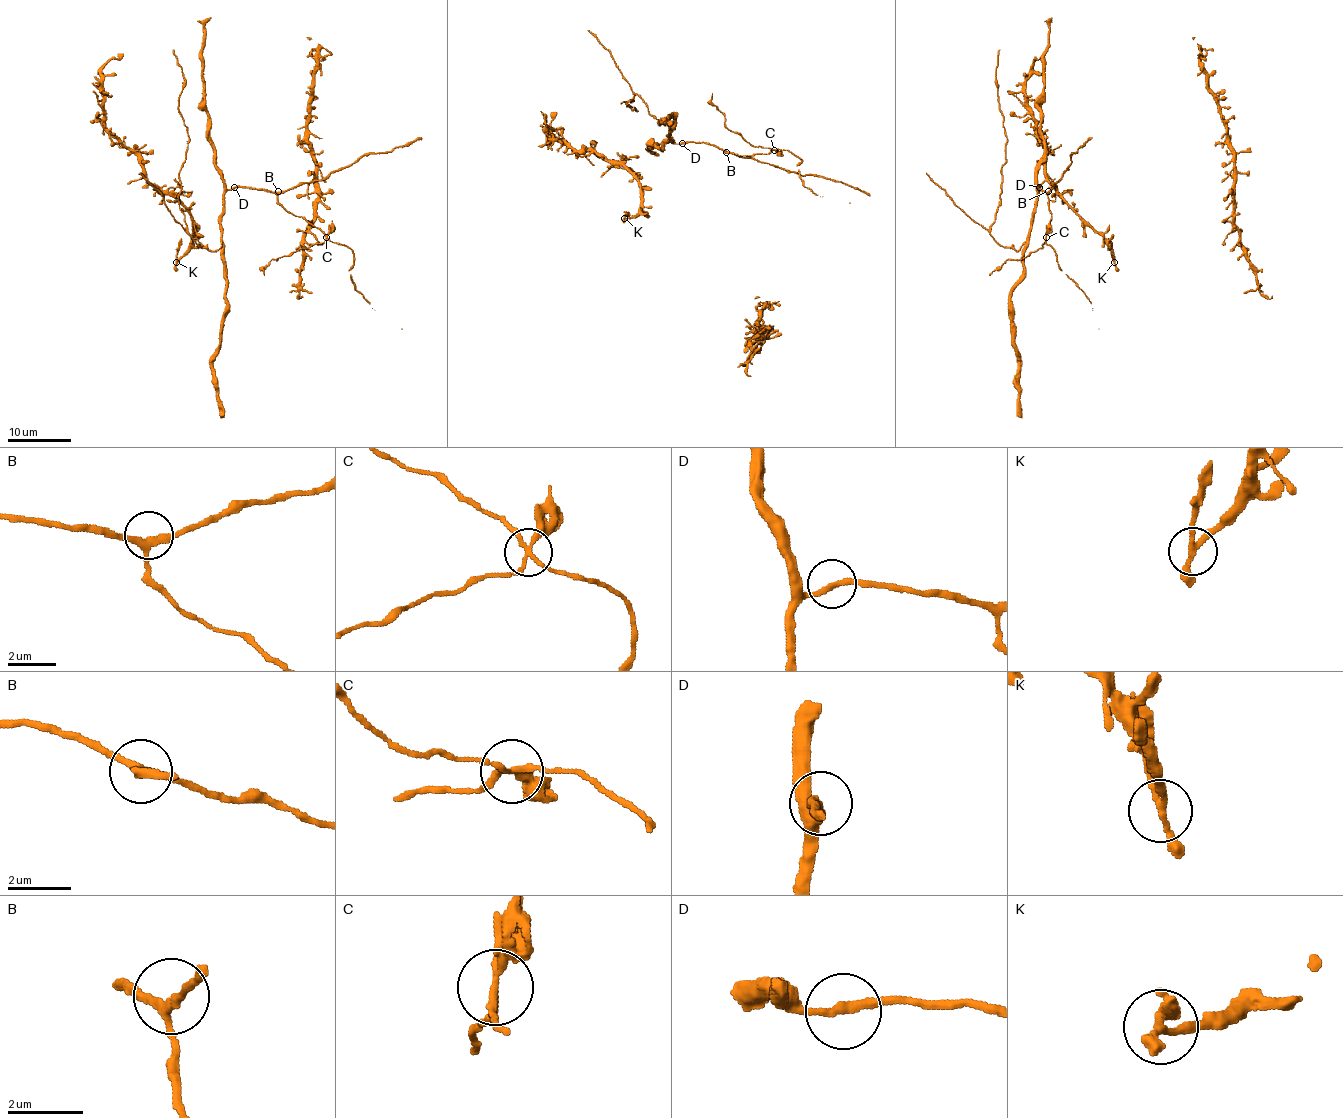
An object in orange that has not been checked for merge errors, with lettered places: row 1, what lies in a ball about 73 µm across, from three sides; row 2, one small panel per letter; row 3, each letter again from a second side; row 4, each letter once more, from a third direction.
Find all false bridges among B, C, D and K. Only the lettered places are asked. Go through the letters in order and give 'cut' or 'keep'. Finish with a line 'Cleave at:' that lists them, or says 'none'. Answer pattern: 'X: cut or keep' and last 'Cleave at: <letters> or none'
B: keep
C: cut
D: keep
K: cut
Cleave at: C, K

